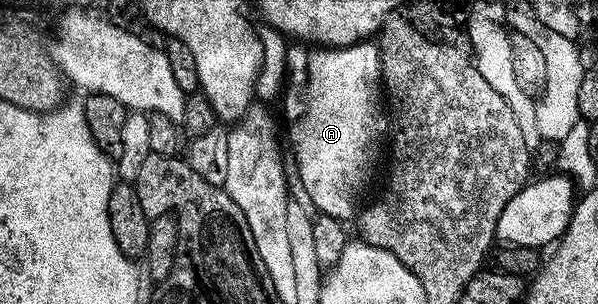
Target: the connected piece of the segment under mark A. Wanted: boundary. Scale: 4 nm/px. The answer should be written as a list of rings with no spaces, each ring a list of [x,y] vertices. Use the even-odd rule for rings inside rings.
[[[295,42],[287,49],[286,75],[289,83],[285,88],[287,101],[283,104],[288,120],[285,132],[291,135],[291,148],[295,151],[293,164],[299,168],[305,190],[319,214],[344,222],[356,215],[359,195],[367,184],[371,159],[375,156],[371,147],[379,136],[380,70],[379,45],[375,42],[358,42],[346,46],[308,46],[303,42]]]

